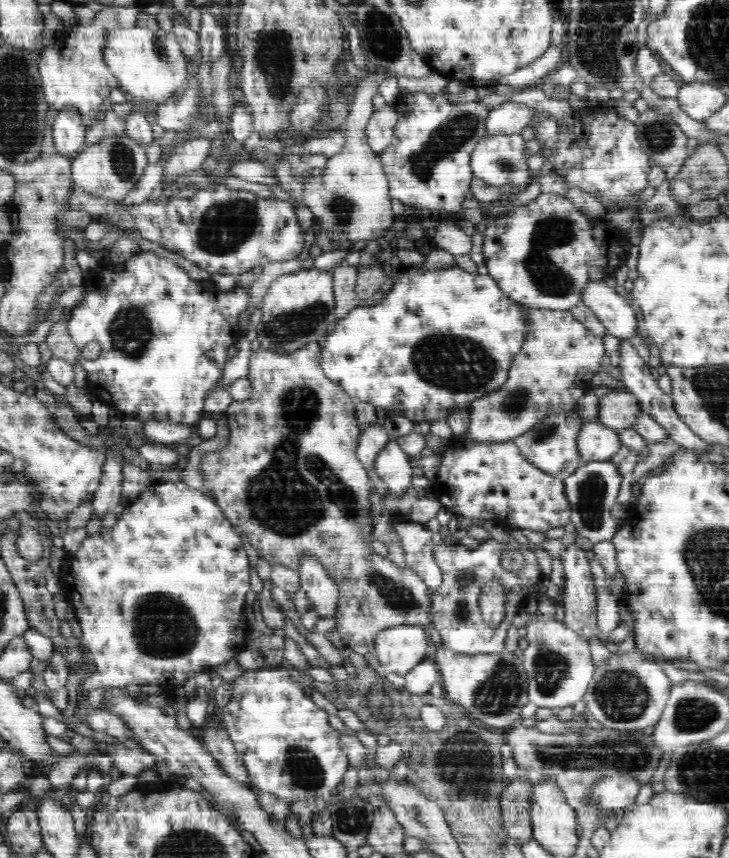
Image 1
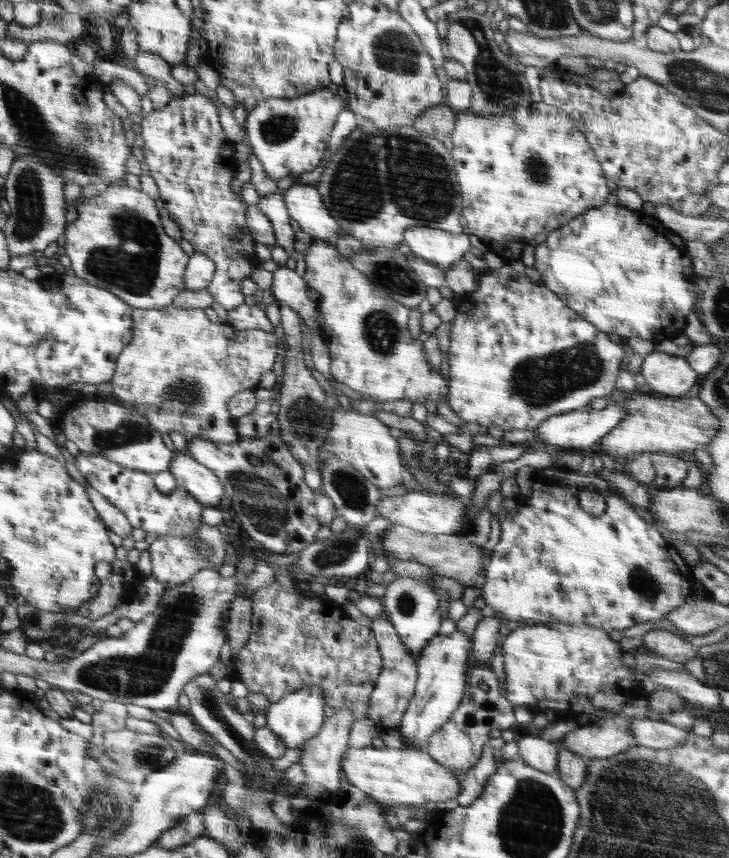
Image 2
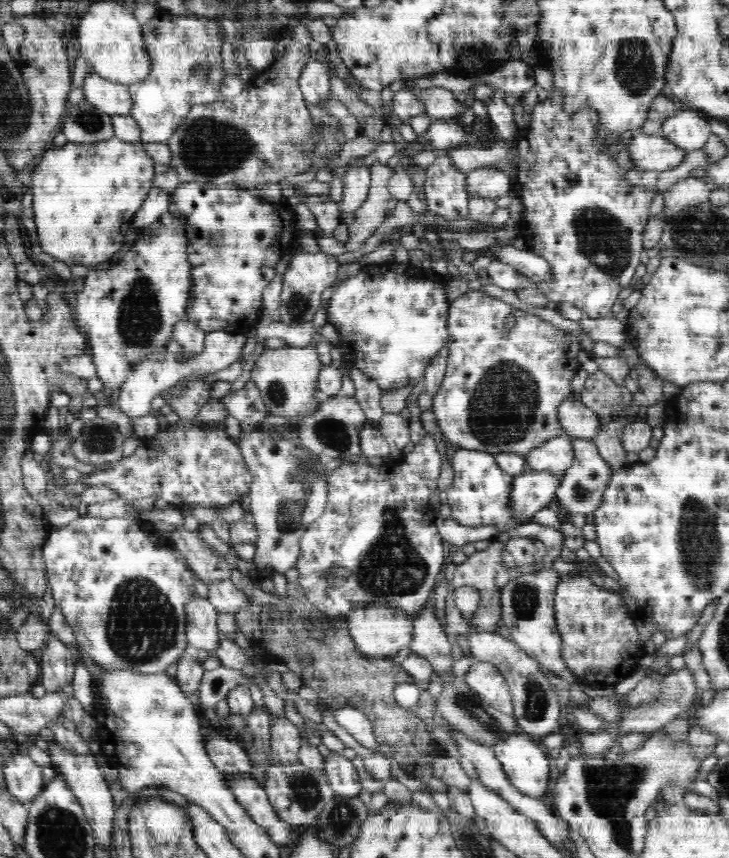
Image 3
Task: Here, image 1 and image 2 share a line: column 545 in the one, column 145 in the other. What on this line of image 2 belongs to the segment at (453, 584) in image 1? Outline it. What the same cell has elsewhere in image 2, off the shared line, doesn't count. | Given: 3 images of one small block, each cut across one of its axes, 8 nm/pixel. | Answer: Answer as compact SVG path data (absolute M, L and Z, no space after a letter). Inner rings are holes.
M158 535L156 540L152 542L149 547L149 553L151 556L152 571L150 575L150 581L147 581L146 576L139 574L132 563L127 559L112 561L111 572L101 580L100 592L92 600L86 601L80 608L73 610L72 612L78 614L78 616L84 616L90 620L98 620L106 614L110 614L113 609L117 609L122 604L130 603L131 601L139 598L135 589L139 584L143 583L156 583L161 585L164 590L166 588L173 587L174 585L181 585L183 582L190 580L196 575L196 556L194 556L194 550L196 546L186 540L186 538L178 538L170 535Z

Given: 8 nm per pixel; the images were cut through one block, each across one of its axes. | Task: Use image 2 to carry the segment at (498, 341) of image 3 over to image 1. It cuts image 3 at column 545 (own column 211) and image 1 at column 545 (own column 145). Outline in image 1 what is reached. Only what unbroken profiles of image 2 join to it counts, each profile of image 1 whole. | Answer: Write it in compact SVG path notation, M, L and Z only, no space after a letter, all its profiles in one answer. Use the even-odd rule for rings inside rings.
M527 306L527 322L531 324L531 330L526 332L525 344L520 353L513 359L508 378L504 385L494 393L480 398L468 404L470 413L469 425L465 432L467 440L477 442L504 442L528 432L536 426L550 412L569 413L574 411L576 404L591 387L592 376L601 371L601 362L604 358L603 337L590 332L582 322L579 322L568 311L532 309Z

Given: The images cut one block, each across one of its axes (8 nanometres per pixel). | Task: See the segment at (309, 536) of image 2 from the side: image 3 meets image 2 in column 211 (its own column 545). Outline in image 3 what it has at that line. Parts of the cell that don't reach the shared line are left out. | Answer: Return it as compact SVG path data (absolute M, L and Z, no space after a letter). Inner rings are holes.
M566 434L544 441L542 446L532 450L526 457L528 468L532 471L550 471L561 480L574 459L572 439Z

